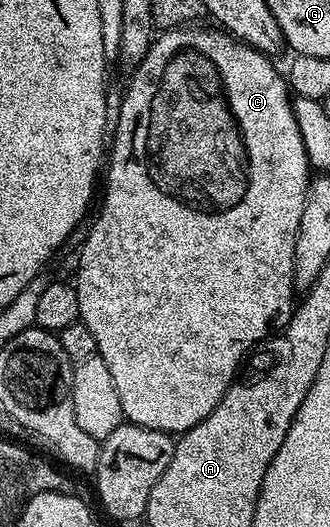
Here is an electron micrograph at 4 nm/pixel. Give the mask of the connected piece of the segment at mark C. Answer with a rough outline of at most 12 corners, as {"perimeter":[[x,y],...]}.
{"perimeter":[[221,28],[133,71],[82,242],[123,419],[181,436],[294,315],[292,91]]}

